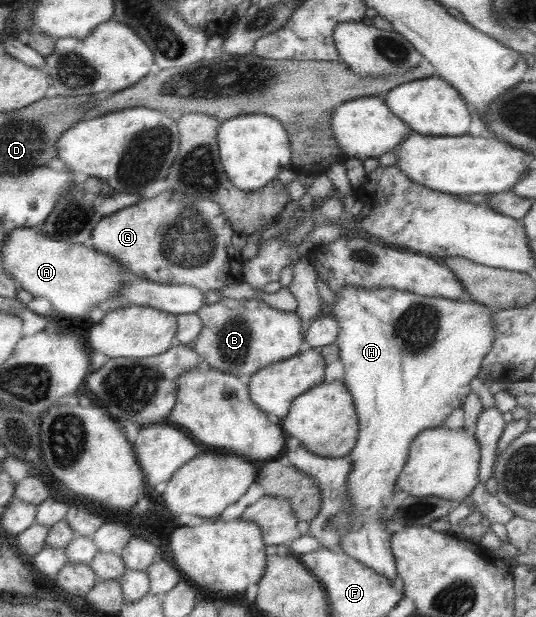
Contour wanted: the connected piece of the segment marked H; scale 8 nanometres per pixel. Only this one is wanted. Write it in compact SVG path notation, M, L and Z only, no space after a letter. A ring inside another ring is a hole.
M345 286L341 288L339 292L335 293L335 297L337 297L337 301L335 301L333 305L329 305L328 303L325 305L325 313L332 315L338 323L336 345L339 347L339 358L341 359L345 373L344 385L353 398L359 421L357 441L349 454L352 461L351 473L347 477L347 486L345 486L345 489L349 492L350 500L354 505L354 509L352 509L354 519L352 519L352 527L349 528L349 531L341 535L341 547L342 551L349 555L349 557L355 559L355 561L360 561L375 573L379 573L391 581L398 582L399 577L396 572L395 556L390 548L392 534L385 528L381 515L383 515L383 511L385 511L387 505L391 502L392 494L397 491L397 477L399 477L399 473L402 472L403 466L407 461L406 457L408 456L409 446L413 439L415 439L415 436L426 429L443 426L455 409L462 408L467 395L470 393L471 381L473 381L475 377L478 377L483 359L485 359L487 353L491 351L491 346L493 346L493 341L495 341L494 327L492 324L493 311L484 307L482 304L478 306L477 304L463 302L457 299L418 296L414 293L391 288L365 289L357 286Z

